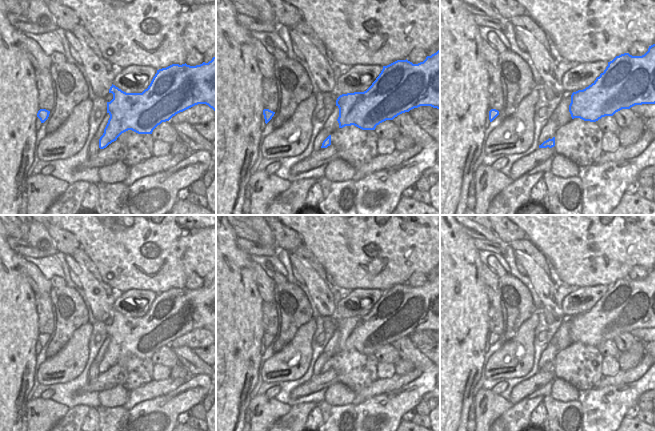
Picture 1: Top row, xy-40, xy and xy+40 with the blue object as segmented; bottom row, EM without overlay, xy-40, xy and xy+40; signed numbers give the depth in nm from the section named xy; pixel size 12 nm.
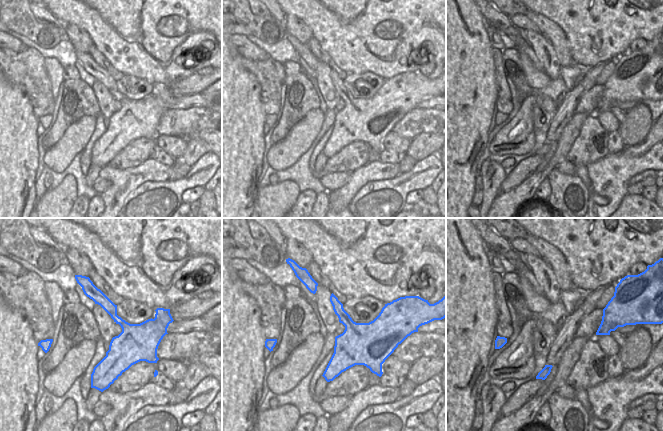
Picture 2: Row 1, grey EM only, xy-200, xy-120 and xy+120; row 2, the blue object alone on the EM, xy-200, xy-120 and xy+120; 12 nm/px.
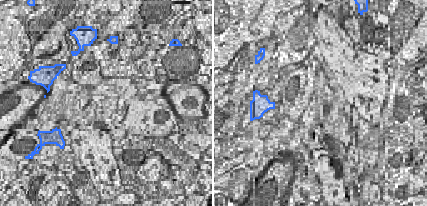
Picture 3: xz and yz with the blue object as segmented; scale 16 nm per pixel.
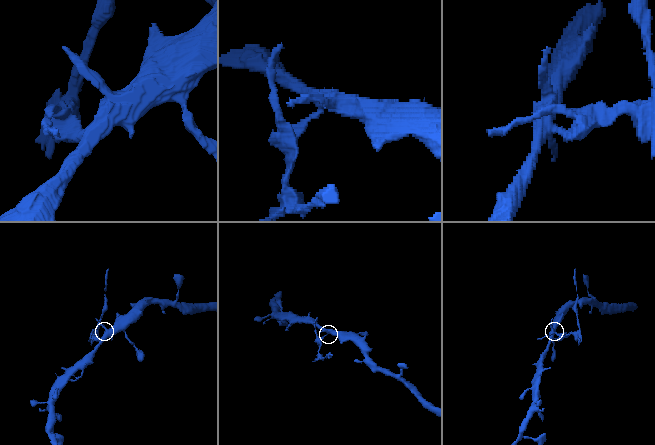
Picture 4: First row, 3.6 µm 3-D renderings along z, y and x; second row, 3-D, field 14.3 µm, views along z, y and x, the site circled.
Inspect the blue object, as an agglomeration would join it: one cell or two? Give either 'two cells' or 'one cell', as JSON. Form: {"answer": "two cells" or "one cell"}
{"answer": "two cells"}

